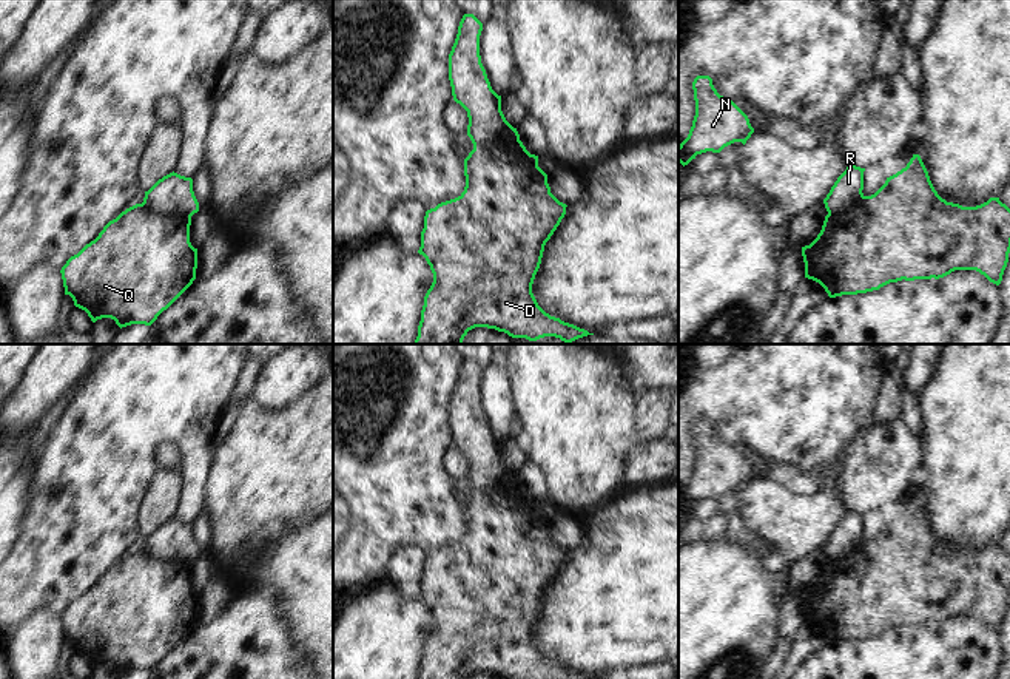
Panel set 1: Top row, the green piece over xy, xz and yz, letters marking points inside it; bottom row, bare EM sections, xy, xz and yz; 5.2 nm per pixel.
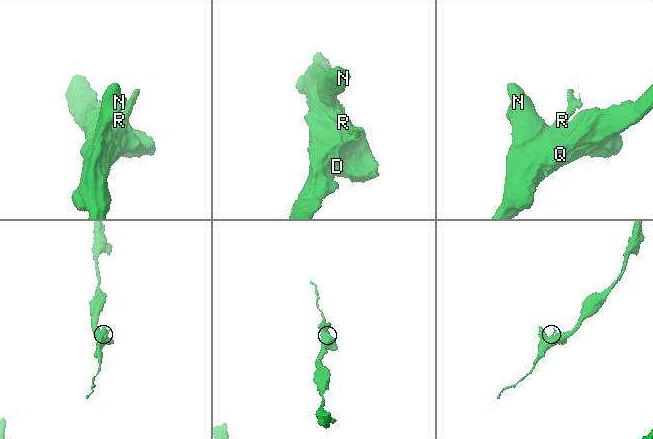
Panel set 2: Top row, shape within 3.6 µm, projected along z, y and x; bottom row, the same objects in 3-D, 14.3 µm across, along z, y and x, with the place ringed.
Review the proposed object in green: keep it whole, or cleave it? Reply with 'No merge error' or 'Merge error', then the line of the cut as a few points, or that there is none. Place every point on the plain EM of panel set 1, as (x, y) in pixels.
Merge error. Split along xz (488, 496), (515, 496), (518, 502).

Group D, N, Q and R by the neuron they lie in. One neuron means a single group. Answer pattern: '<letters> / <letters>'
D N Q / R

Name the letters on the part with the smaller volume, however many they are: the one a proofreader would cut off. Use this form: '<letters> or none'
R

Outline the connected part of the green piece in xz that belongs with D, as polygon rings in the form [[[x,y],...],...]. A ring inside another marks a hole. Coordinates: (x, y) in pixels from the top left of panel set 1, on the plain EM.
[[[464,360],[449,400],[452,441],[469,463],[473,495],[464,505],[464,537],[426,557],[418,596],[430,611],[433,628],[424,642],[418,679],[467,679],[475,673],[504,679],[589,679],[546,659],[532,639],[546,588],[566,560],[547,529],[547,520],[532,509],[529,497],[501,457],[480,401],[483,369]],[[492,494],[518,497],[515,506],[489,500]]]

